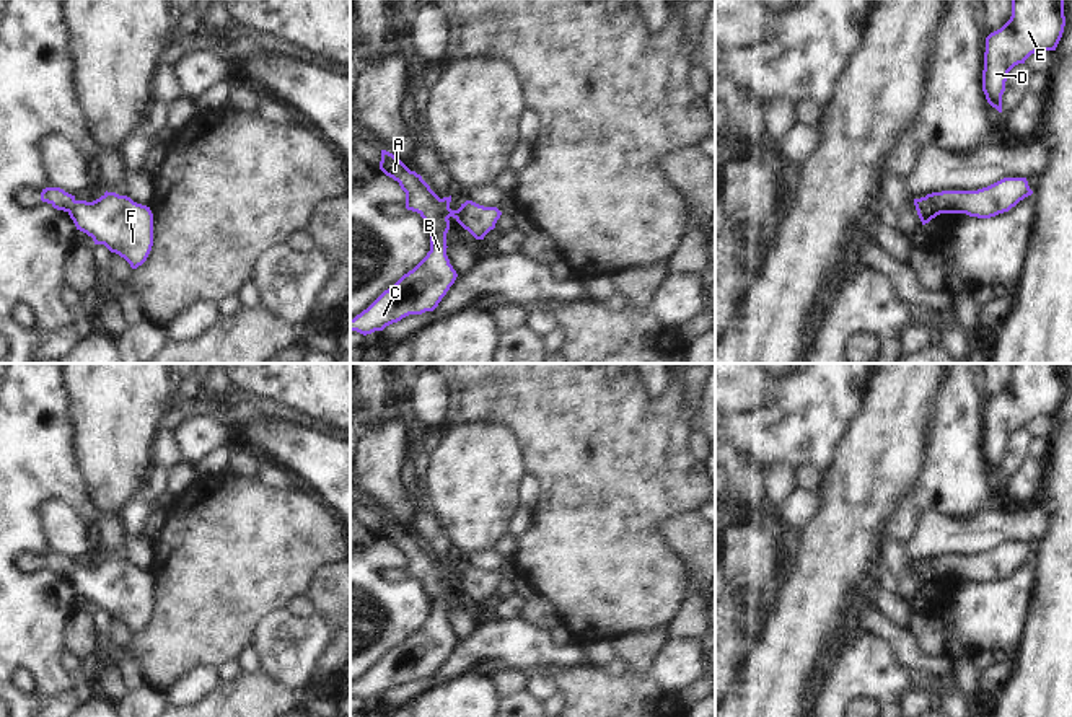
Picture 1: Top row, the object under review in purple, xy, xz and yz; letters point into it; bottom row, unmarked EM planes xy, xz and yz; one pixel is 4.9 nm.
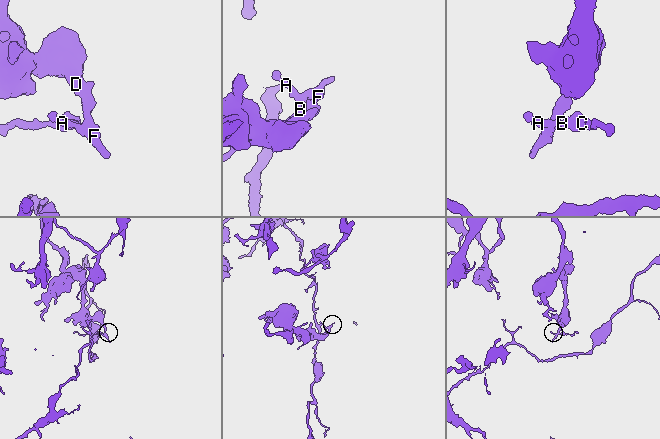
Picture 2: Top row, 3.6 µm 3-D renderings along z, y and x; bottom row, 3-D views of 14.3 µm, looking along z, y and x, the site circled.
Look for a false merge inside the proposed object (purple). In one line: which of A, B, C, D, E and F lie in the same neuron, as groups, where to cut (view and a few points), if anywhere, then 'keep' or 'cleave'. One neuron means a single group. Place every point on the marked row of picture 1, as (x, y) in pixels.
A B C / D E F; cut in yz along (916, 206), (921, 201), (929, 201), (942, 212); cleave

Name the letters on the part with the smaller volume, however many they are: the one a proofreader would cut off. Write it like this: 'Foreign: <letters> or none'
Foreign: A, B, C

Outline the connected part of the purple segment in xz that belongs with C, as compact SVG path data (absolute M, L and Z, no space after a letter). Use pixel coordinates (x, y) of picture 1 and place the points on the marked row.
M381 150L380 169L398 181L406 192L406 209L424 218L430 231L430 251L412 271L350 319L350 331L363 336L383 331L409 315L433 311L458 277L446 256L450 220L443 218L438 210L440 197L420 174L411 171L386 150Z

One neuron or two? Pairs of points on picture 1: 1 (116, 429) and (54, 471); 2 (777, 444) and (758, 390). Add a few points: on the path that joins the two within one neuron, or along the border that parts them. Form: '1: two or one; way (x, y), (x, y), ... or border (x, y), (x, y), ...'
1: two; border (69, 419), (74, 429), (75, 463), (87, 494)
2: two; border (764, 404), (732, 413)

